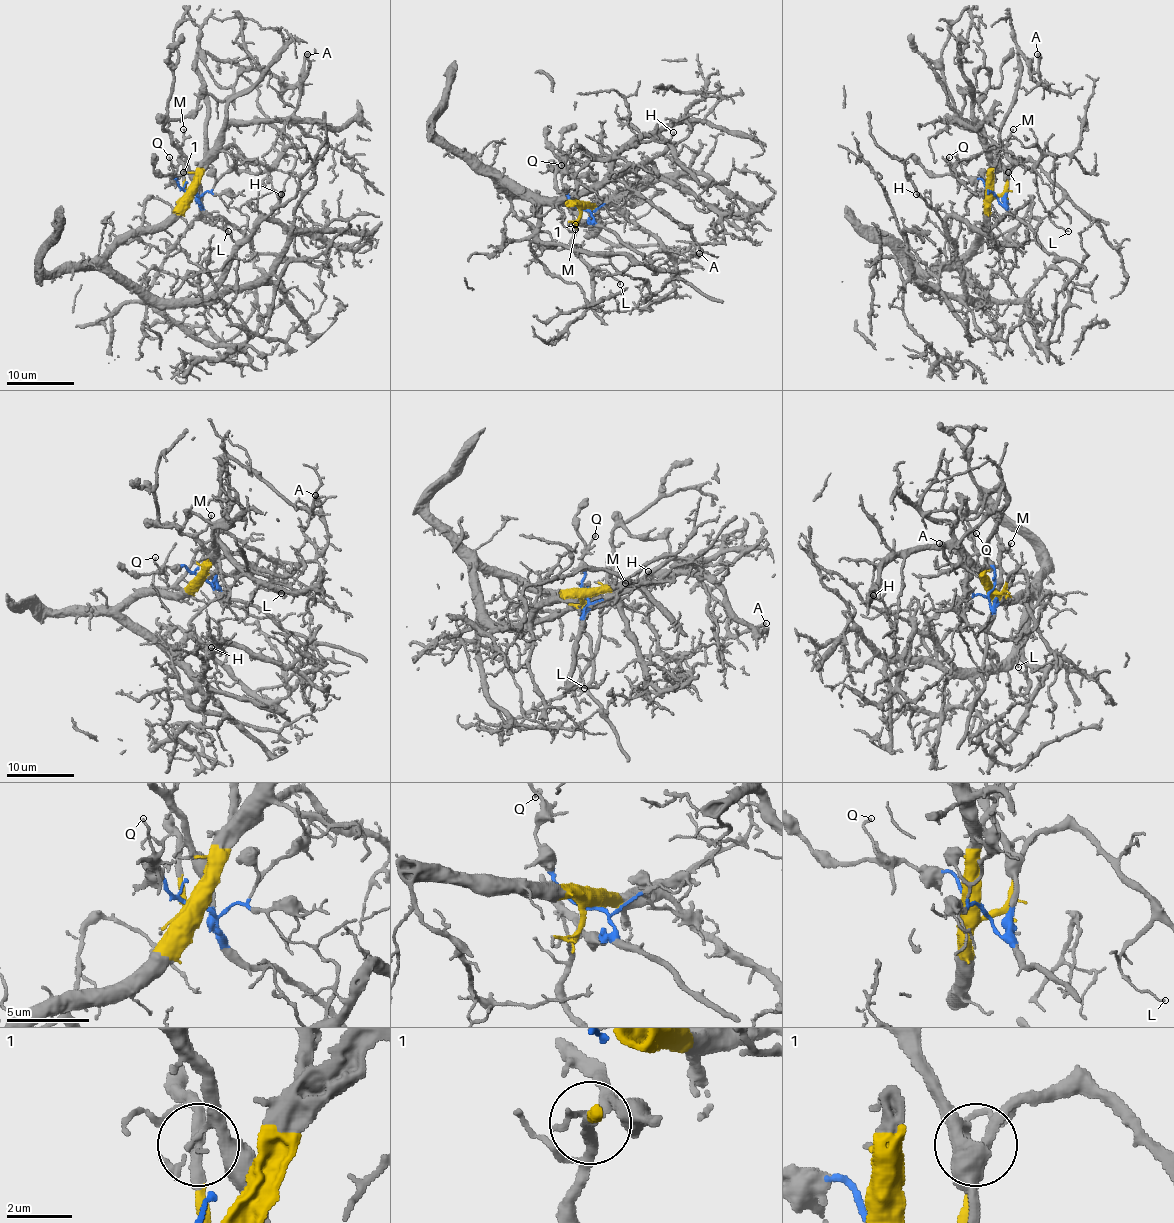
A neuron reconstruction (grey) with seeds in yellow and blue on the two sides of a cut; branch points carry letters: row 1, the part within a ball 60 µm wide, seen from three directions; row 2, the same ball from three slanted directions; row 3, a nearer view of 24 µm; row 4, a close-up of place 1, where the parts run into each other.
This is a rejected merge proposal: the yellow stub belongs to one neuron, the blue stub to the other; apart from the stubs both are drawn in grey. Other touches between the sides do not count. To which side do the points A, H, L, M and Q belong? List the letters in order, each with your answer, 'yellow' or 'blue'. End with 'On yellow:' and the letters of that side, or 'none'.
A: yellow
H: yellow
L: yellow
M: blue
Q: blue
On yellow: A, H, L

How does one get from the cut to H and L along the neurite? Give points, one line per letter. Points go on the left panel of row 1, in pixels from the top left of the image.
H: (190, 192), (163, 222), (138, 227), (128, 235), (106, 262), (155, 298), (204, 299), (231, 254), (281, 193)
L: (190, 192), (189, 195), (180, 161), (197, 180), (205, 219), (227, 230)

